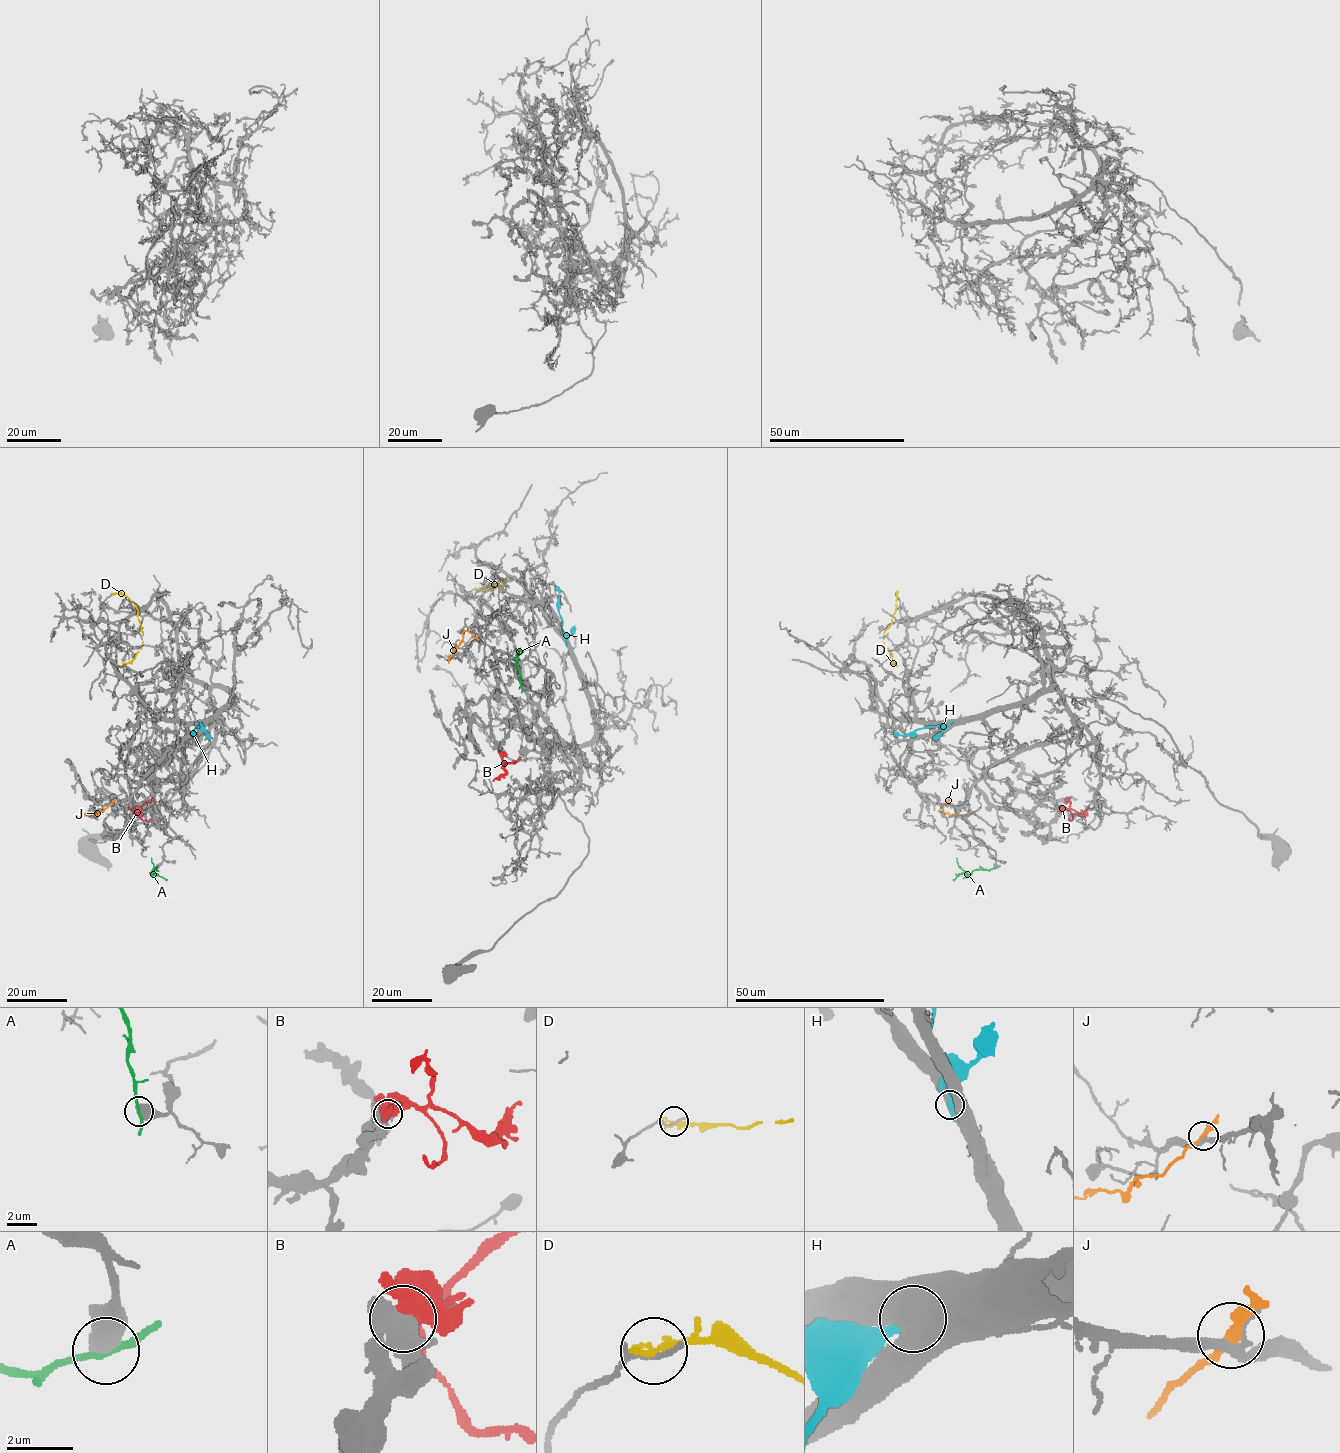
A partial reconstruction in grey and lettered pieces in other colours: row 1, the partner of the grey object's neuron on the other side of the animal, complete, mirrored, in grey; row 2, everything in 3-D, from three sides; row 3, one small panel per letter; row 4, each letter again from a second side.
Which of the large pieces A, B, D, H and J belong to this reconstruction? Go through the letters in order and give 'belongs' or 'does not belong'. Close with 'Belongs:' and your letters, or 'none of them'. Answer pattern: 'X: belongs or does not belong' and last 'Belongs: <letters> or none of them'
A: does not belong
B: belongs
D: does not belong
H: does not belong
J: does not belong
Belongs: B

